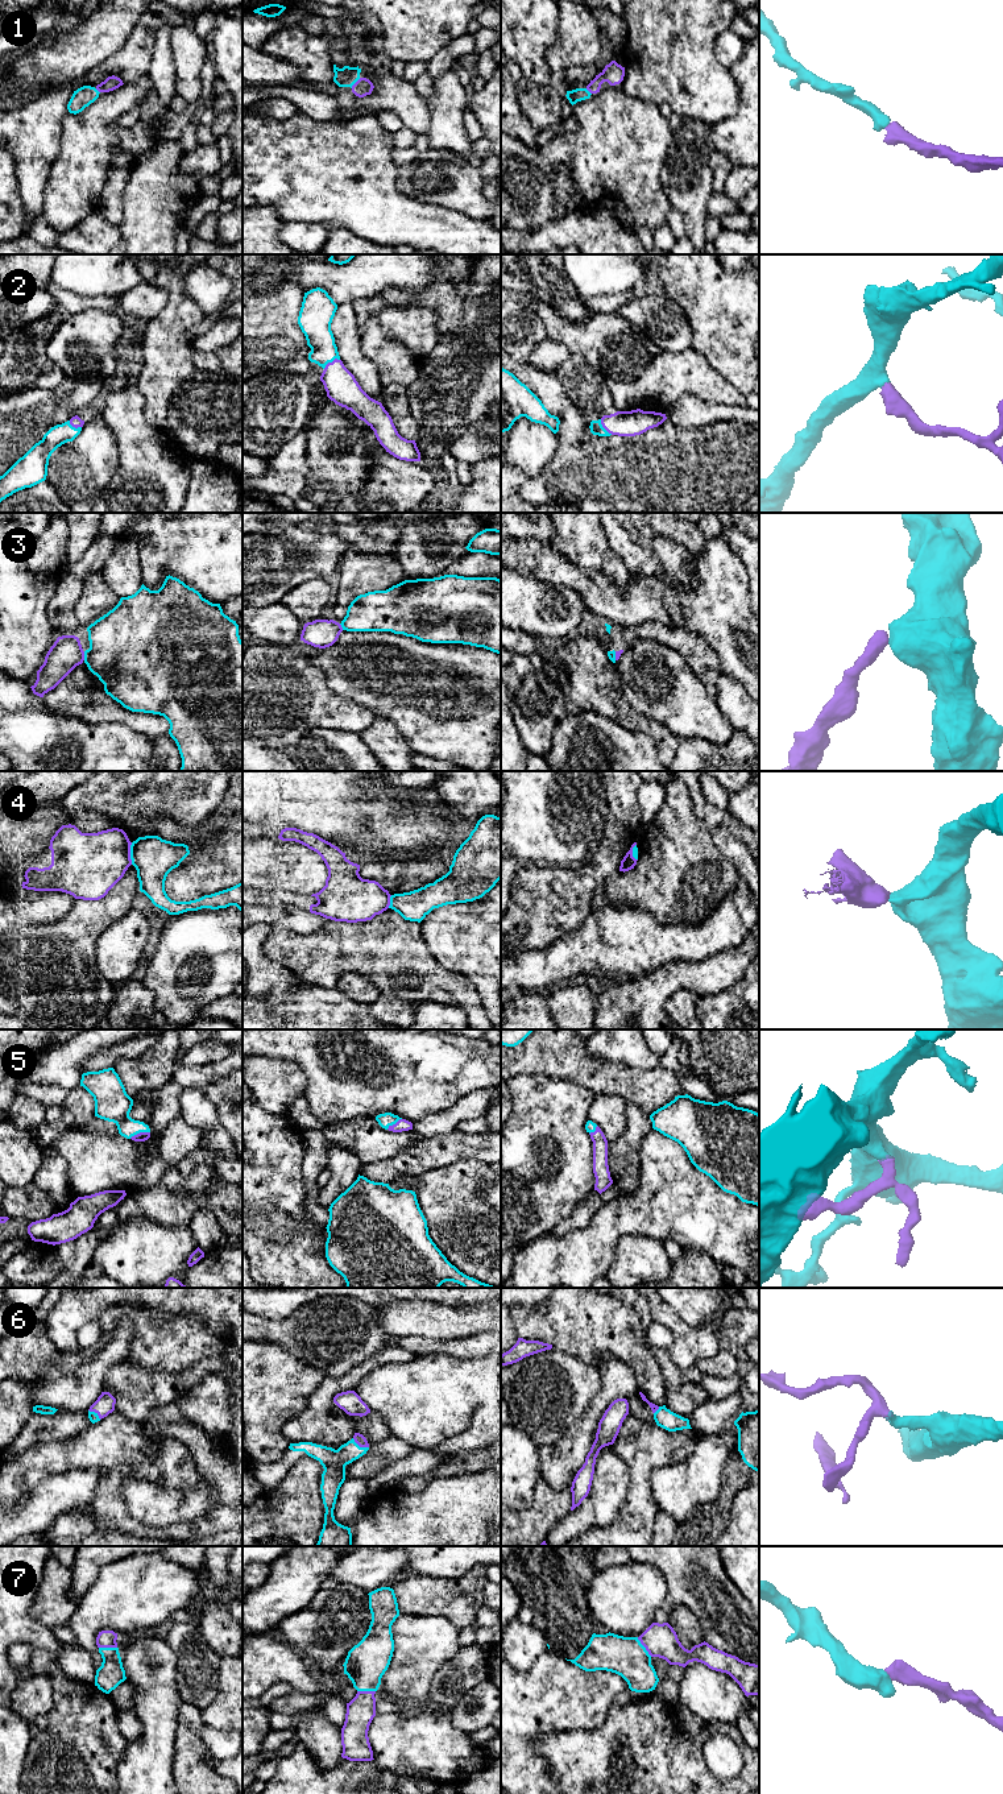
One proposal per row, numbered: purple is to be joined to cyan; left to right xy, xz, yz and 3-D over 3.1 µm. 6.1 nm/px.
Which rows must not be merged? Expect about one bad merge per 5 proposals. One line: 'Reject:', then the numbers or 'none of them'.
Reject: 3, 4

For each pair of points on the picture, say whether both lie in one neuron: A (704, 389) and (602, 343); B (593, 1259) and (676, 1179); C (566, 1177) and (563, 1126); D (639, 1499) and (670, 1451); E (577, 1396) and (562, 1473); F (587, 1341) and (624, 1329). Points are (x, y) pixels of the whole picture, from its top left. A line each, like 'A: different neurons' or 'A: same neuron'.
A: same neuron
B: same neuron
C: same neuron
D: same neuron
E: different neurons
F: same neuron

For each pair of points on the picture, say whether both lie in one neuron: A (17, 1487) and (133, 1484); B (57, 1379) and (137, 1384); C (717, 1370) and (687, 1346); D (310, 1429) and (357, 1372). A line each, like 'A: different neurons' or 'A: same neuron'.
A: different neurons
B: different neurons
C: different neurons
D: same neuron

